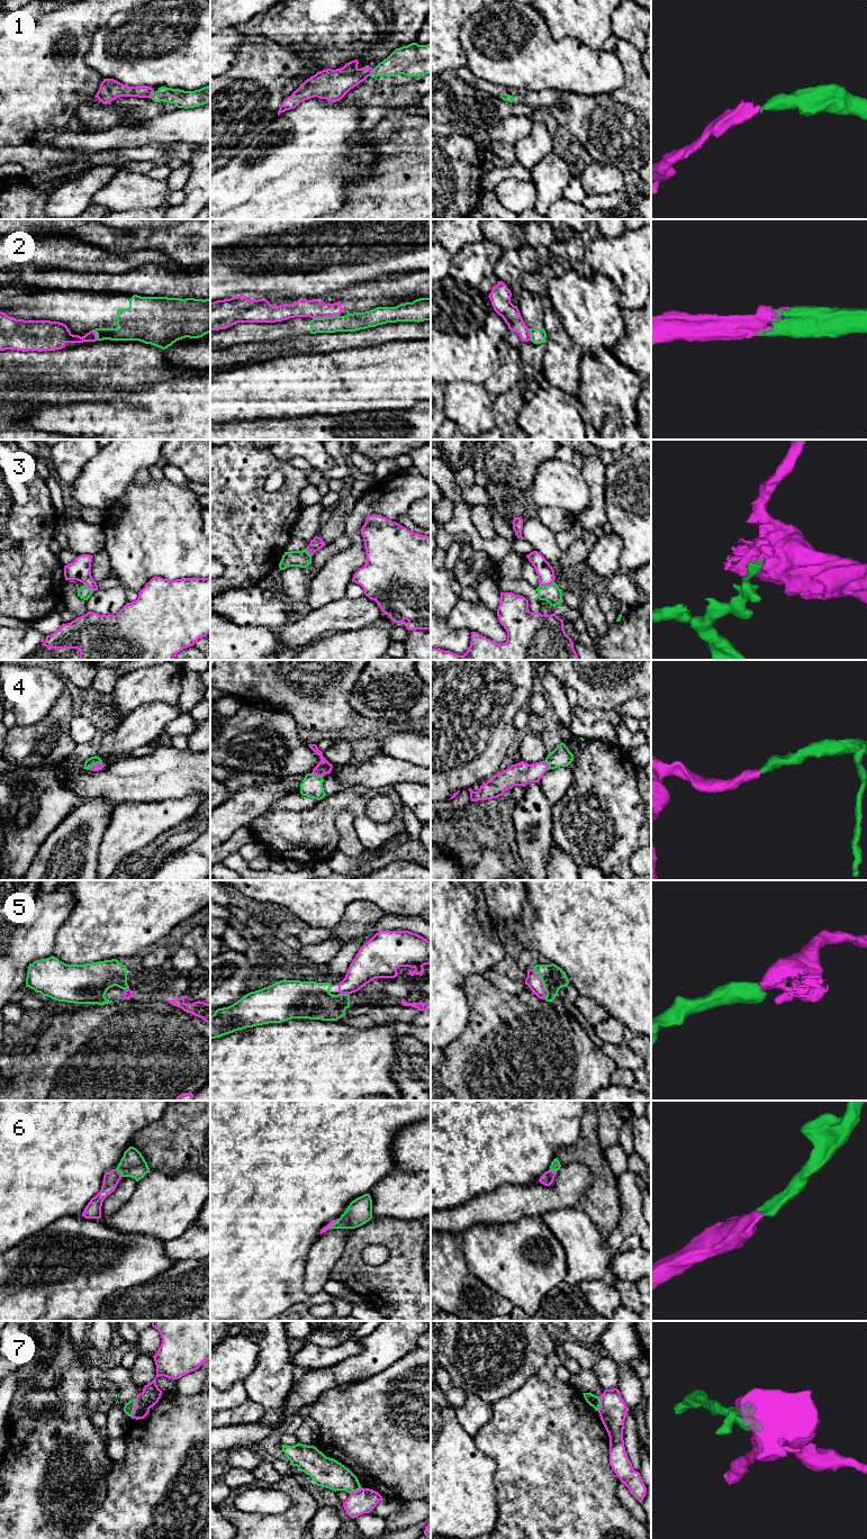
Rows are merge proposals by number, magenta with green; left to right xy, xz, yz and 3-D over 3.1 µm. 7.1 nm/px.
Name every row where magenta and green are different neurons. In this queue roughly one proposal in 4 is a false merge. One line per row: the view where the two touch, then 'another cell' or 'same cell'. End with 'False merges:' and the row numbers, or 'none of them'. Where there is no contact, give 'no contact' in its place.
1: contact in xz; another cell
2: contact in xz; another cell
3: contact in yz; another cell
4: contact in xy; same cell
5: contact in yz; same cell
6: contact in xz; same cell
7: contact in xy; another cell
False merges: 1, 2, 3, 7

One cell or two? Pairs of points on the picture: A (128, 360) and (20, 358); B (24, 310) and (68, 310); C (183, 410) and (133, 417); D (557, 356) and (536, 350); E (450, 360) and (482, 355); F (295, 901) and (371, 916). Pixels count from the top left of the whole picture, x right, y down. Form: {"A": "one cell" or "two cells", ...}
{"A": "one cell", "B": "one cell", "C": "one cell", "D": "two cells", "E": "one cell", "F": "two cells"}

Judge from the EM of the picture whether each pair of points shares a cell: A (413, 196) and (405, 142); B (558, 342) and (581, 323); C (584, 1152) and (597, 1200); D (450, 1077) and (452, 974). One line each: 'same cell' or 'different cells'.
A: same cell
B: different cells
C: same cell
D: different cells

